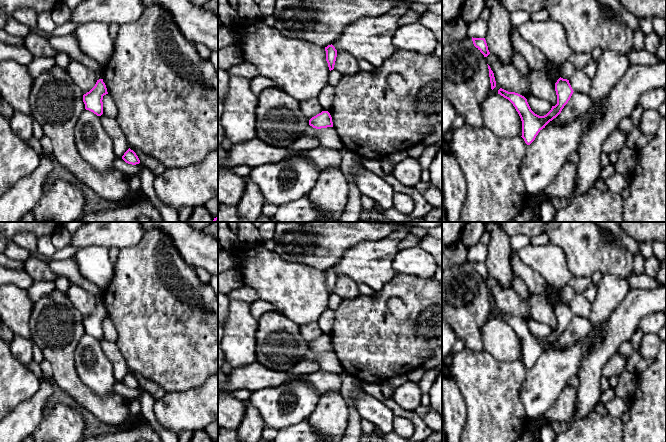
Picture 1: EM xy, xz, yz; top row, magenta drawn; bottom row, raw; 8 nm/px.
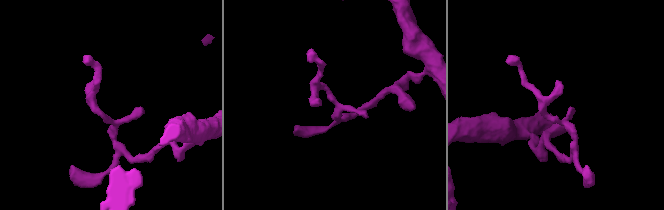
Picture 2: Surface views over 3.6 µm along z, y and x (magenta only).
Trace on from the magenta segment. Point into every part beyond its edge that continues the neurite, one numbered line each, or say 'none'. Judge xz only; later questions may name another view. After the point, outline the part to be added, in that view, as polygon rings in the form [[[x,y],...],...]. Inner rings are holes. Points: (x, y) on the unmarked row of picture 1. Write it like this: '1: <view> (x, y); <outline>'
none

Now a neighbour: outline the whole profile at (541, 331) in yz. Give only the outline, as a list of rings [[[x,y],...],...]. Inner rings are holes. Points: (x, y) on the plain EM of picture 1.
[[[534,319],[528,320],[527,326],[531,334],[539,340],[546,339],[552,332],[552,328],[548,324],[538,322]]]

